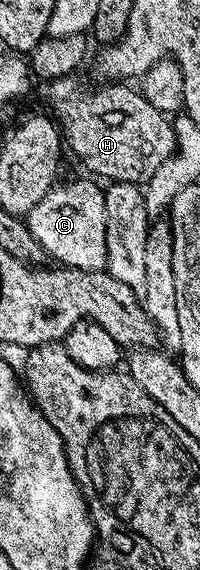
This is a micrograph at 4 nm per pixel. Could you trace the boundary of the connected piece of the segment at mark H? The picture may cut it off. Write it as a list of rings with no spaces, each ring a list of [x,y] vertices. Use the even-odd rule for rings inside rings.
[[[66,76],[63,80],[52,80],[45,85],[46,96],[54,107],[53,115],[60,121],[60,131],[69,151],[71,148],[78,155],[79,162],[90,171],[87,173],[98,178],[103,176],[103,181],[145,185],[161,164],[175,153],[174,126],[167,113],[156,110],[156,106],[145,100],[141,91],[134,89],[133,92],[129,83],[106,82],[103,88],[89,92],[74,82],[74,76]]]

